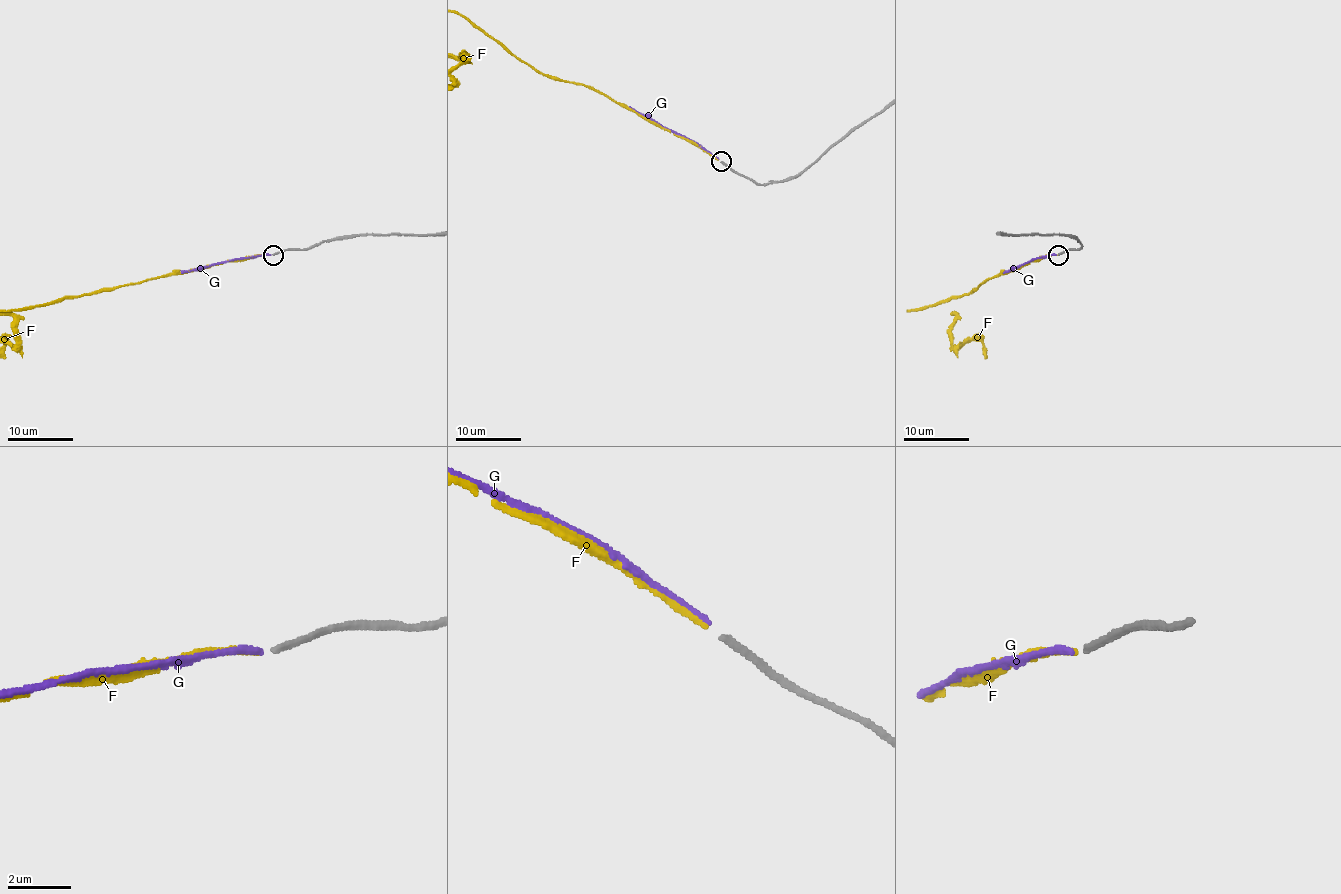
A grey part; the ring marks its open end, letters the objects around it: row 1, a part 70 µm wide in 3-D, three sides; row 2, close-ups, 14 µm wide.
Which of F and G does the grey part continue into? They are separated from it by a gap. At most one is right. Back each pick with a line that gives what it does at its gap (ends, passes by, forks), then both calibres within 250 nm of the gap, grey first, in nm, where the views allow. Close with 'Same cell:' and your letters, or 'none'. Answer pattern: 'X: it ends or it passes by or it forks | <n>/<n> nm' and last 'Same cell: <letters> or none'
F: it ends | 220/200 nm
Same cell: F

